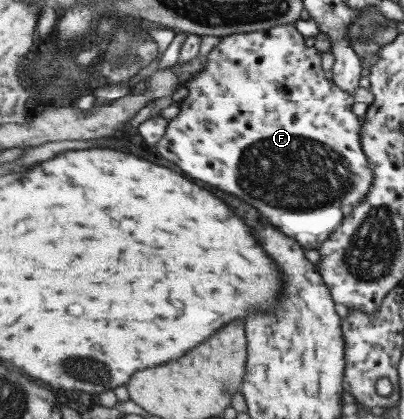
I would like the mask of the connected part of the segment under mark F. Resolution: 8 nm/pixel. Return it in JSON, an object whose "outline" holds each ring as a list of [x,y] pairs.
{"outline":[[[278,24],[277,26],[267,30],[258,30],[257,32],[247,34],[237,33],[222,37],[220,43],[218,43],[217,46],[215,46],[208,54],[205,67],[203,67],[201,71],[197,71],[197,75],[195,75],[195,77],[191,77],[191,81],[186,84],[186,88],[188,89],[187,97],[183,99],[182,103],[180,104],[176,116],[170,120],[167,133],[165,133],[165,136],[155,145],[157,151],[161,152],[161,156],[163,156],[167,161],[171,160],[171,162],[175,162],[179,168],[183,168],[183,170],[185,170],[187,174],[191,174],[193,178],[203,180],[203,182],[206,182],[206,184],[217,186],[217,188],[221,188],[221,190],[227,190],[227,192],[231,192],[231,194],[235,194],[235,196],[239,196],[239,198],[247,200],[249,204],[257,206],[257,208],[259,208],[259,210],[261,210],[265,216],[269,216],[269,218],[271,218],[271,222],[273,222],[275,226],[279,226],[279,228],[281,228],[285,234],[289,235],[291,238],[295,238],[295,240],[298,240],[305,249],[309,250],[321,248],[321,245],[323,245],[324,242],[327,241],[328,238],[331,237],[332,234],[344,224],[344,220],[351,215],[353,209],[355,209],[357,205],[361,204],[361,201],[365,199],[365,193],[369,192],[369,185],[373,184],[373,172],[372,168],[369,167],[368,159],[365,158],[365,150],[363,150],[362,142],[363,138],[361,136],[361,133],[363,133],[364,120],[363,118],[359,118],[354,114],[355,98],[353,95],[343,90],[340,86],[337,86],[335,81],[327,80],[327,74],[325,74],[325,70],[323,70],[321,67],[321,54],[322,53],[319,52],[319,50],[315,50],[313,47],[307,48],[304,34],[301,34],[301,31],[294,24]]]}

